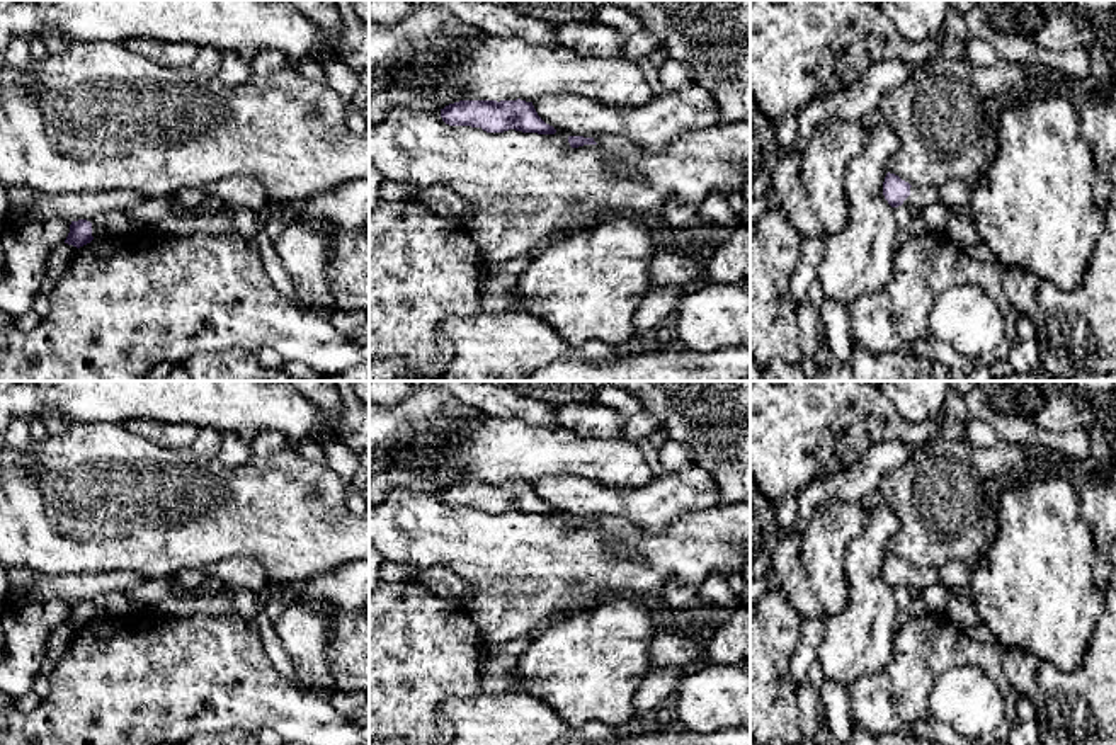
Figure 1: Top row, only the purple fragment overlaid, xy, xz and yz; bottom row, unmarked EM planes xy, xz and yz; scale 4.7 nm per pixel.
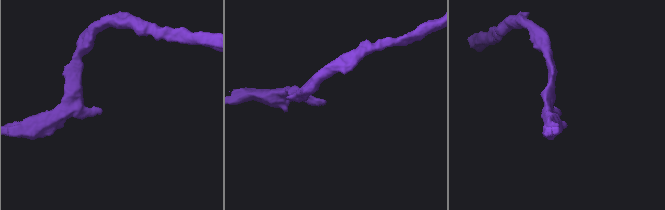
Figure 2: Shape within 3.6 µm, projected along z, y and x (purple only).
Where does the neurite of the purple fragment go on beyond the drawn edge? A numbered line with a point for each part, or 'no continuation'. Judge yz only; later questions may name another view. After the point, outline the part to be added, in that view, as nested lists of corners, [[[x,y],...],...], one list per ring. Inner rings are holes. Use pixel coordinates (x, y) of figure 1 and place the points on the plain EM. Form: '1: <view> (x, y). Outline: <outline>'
1: yz (919, 579). Outline: [[[910,568],[910,577],[903,582],[907,589],[925,589],[927,585],[934,585],[939,582],[939,570],[936,568]]]

